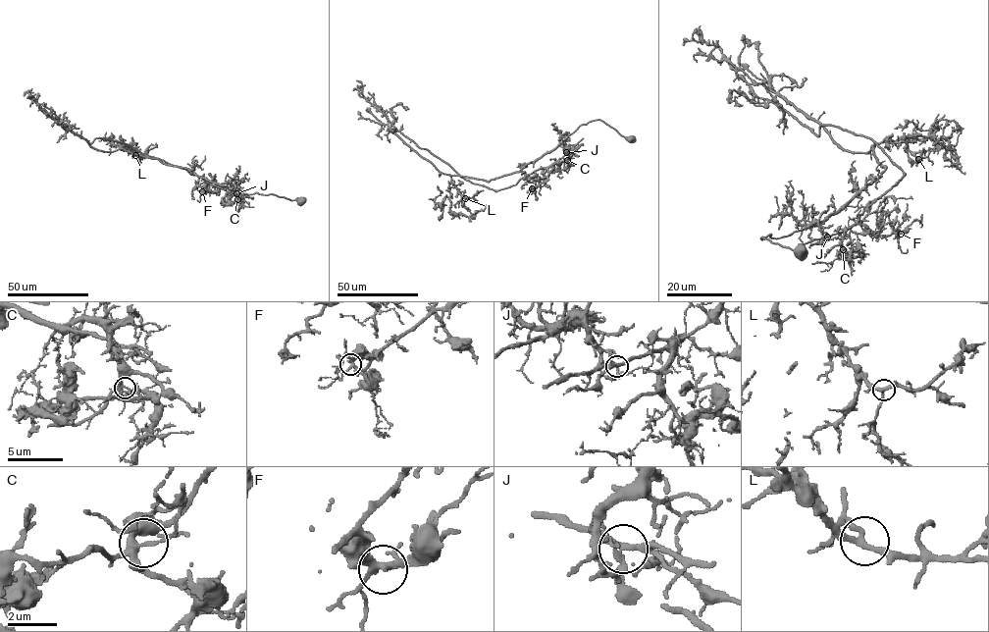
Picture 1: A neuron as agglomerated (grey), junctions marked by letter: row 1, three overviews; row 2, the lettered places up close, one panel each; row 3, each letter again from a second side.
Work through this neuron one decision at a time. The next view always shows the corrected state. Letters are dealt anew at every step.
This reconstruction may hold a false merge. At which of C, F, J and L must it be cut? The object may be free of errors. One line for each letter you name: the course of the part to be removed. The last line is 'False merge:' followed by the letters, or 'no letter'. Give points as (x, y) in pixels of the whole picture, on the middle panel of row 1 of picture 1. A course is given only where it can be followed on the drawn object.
J: Course of the part to remove: (566, 152), (507, 187), (494, 190), (472, 183), (398, 131), (358, 94), (362, 85), (357, 80)
False merge: J

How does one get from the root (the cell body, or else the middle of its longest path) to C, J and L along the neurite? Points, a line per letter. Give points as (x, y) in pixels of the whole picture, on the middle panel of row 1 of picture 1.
C: (630, 138), (600, 120), (591, 121), (581, 125), (562, 142), (568, 148), (558, 161), (567, 160)
J: (630, 138), (600, 120), (592, 120), (581, 125), (562, 142), (568, 147), (566, 152)
L: (630, 138), (600, 120), (591, 121), (518, 171), (489, 182), (451, 176), (451, 182), (465, 198)

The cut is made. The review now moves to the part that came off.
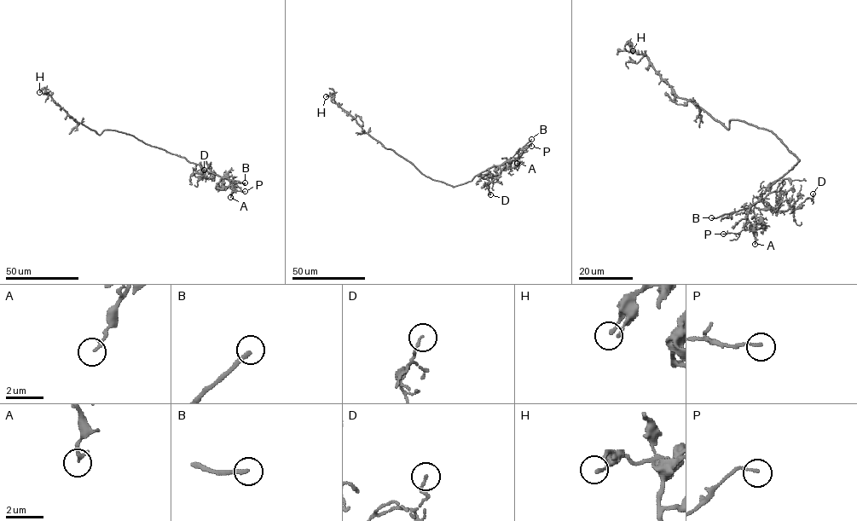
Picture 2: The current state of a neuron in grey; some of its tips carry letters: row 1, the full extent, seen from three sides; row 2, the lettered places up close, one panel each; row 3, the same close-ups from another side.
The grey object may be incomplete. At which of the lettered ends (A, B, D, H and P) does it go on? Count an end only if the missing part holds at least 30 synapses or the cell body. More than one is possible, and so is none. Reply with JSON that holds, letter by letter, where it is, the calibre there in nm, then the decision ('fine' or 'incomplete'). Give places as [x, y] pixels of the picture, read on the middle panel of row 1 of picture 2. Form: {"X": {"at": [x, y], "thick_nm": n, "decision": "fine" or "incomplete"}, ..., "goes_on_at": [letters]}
{"A": {"at": [517, 163], "thick_nm": 180, "decision": "fine"}, "B": {"at": [531, 139], "thick_nm": 240, "decision": "incomplete"}, "D": {"at": [490, 194], "thick_nm": 100, "decision": "fine"}, "H": {"at": [326, 96], "thick_nm": 160, "decision": "fine"}, "P": {"at": [531, 146], "thick_nm": 140, "decision": "fine"}, "goes_on_at": ["B"]}

